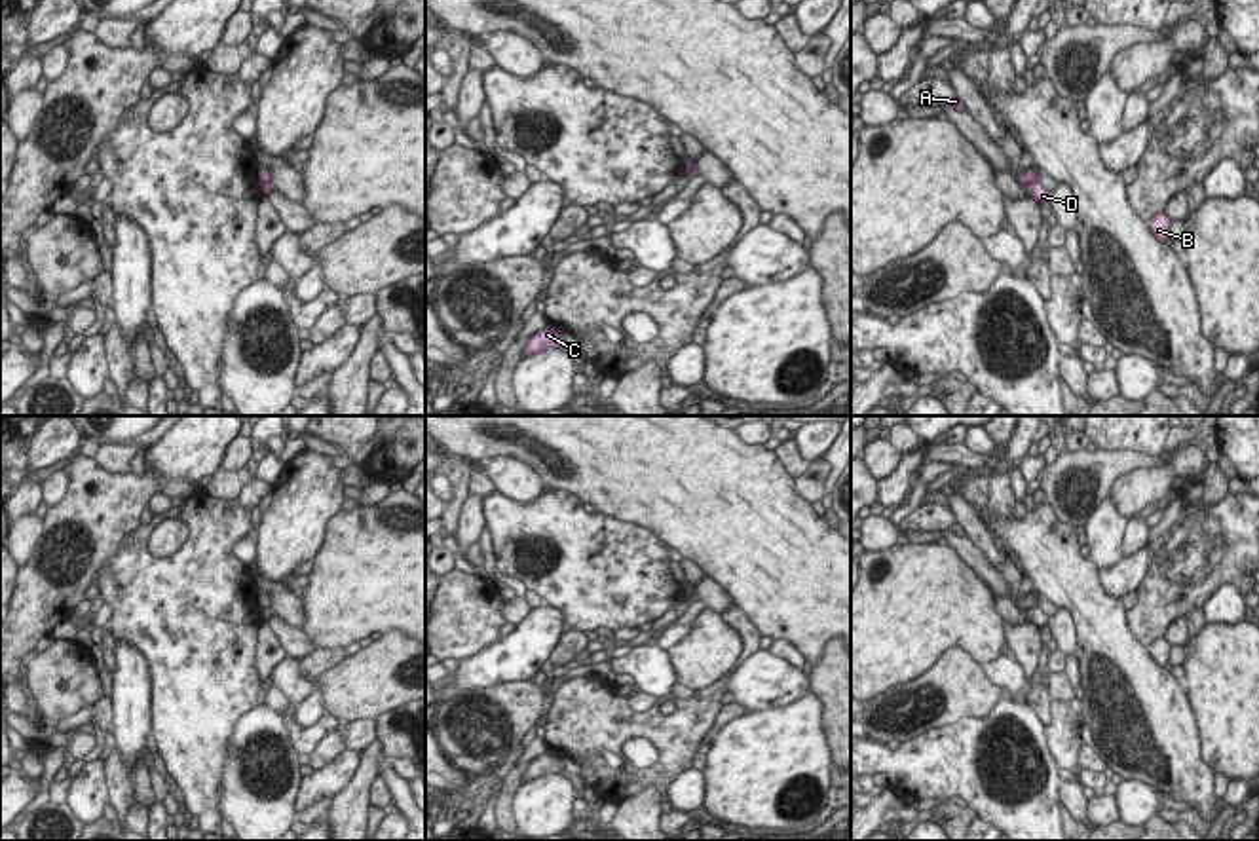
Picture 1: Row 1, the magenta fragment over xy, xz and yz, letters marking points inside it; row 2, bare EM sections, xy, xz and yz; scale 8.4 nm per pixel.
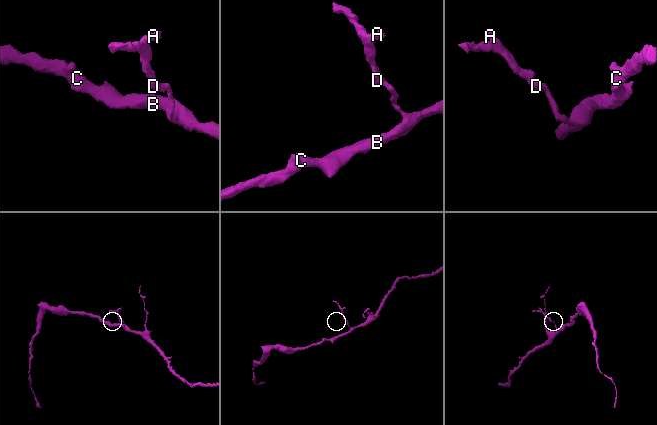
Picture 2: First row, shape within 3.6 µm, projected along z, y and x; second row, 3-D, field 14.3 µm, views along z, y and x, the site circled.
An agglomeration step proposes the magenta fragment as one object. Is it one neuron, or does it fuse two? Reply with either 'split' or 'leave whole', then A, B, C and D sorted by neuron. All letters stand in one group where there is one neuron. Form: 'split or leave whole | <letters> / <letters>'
split | A / B C D

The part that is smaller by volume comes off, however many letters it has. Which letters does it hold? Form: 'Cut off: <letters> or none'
Cut off: A

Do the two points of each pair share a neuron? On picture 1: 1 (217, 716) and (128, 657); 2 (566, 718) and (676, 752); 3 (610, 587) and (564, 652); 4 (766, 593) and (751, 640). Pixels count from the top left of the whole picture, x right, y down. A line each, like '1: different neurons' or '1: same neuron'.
1: different neurons
2: same neuron
3: different neurons
4: different neurons

